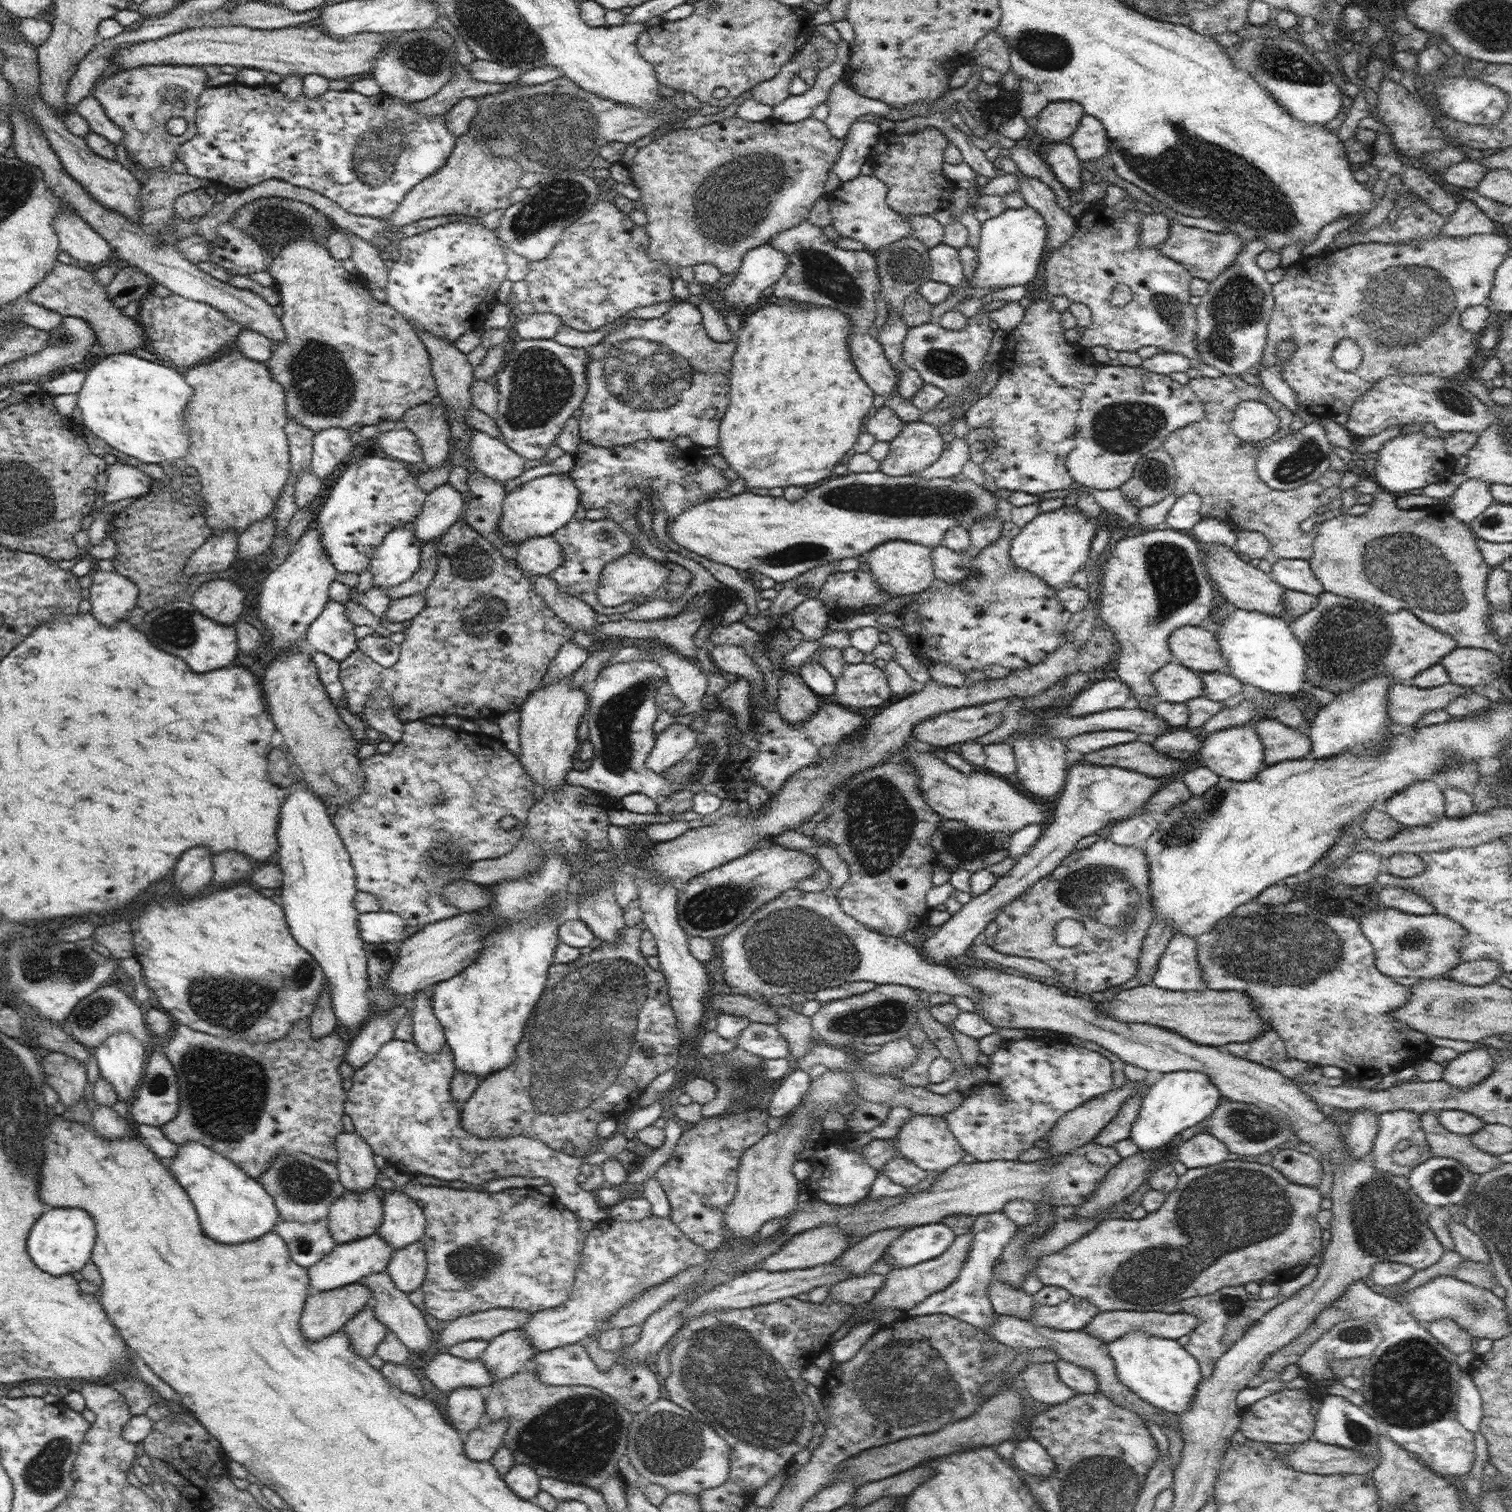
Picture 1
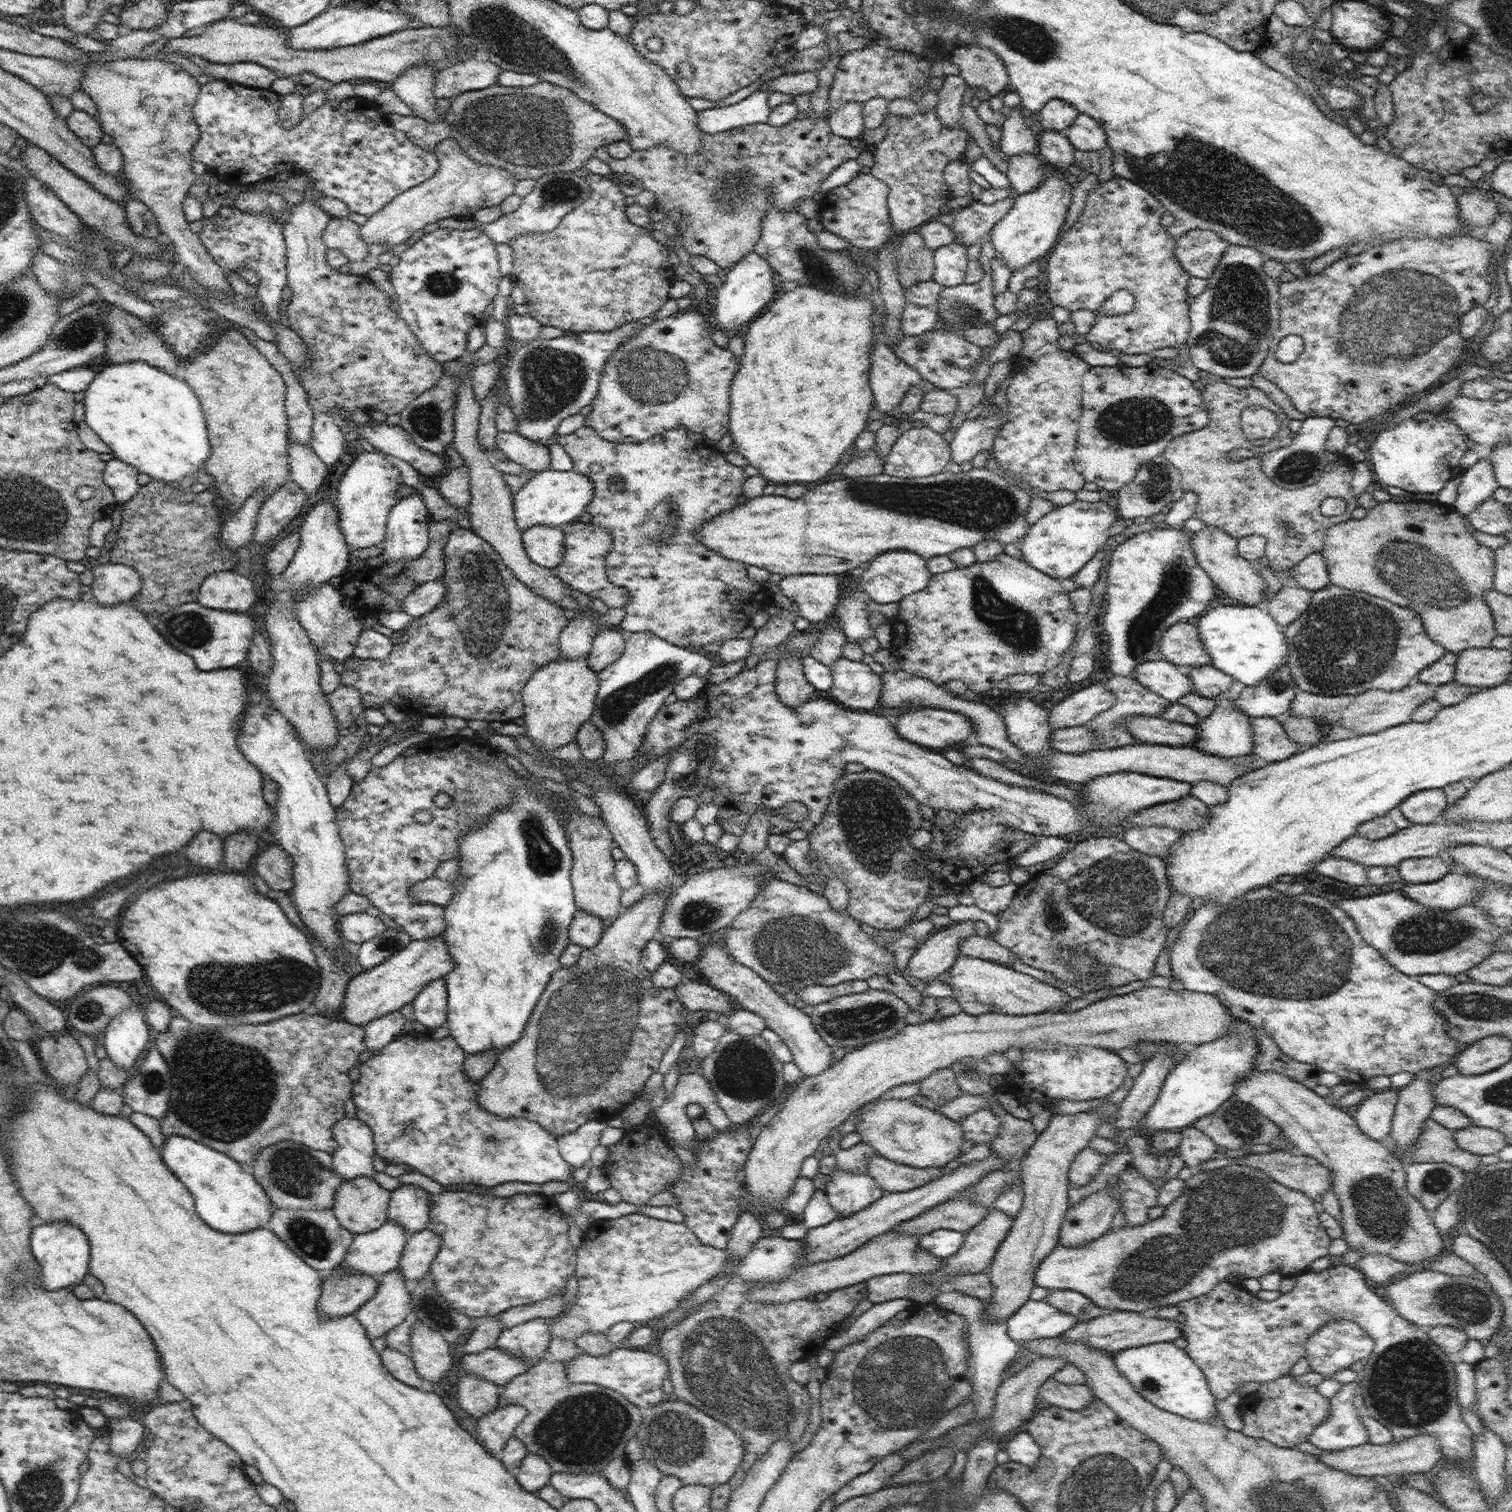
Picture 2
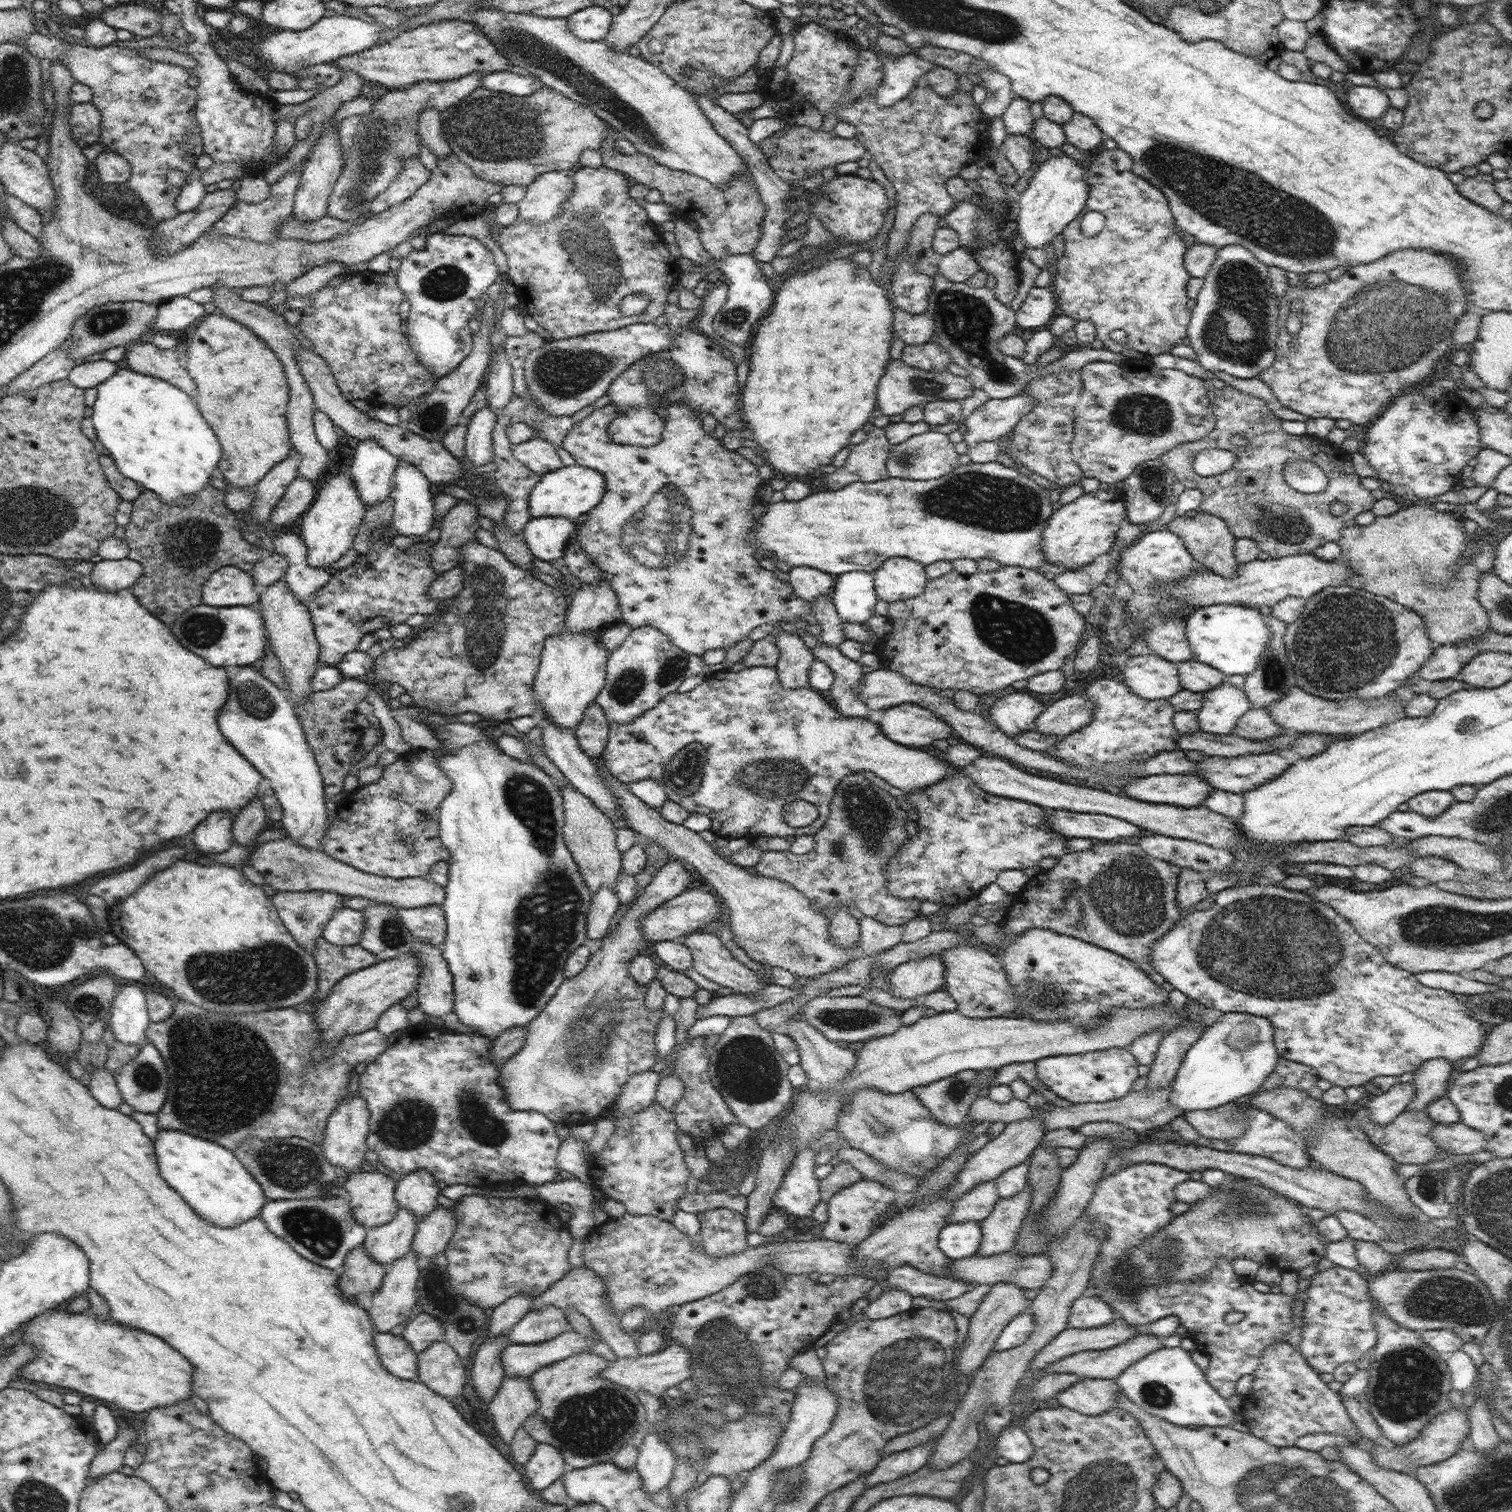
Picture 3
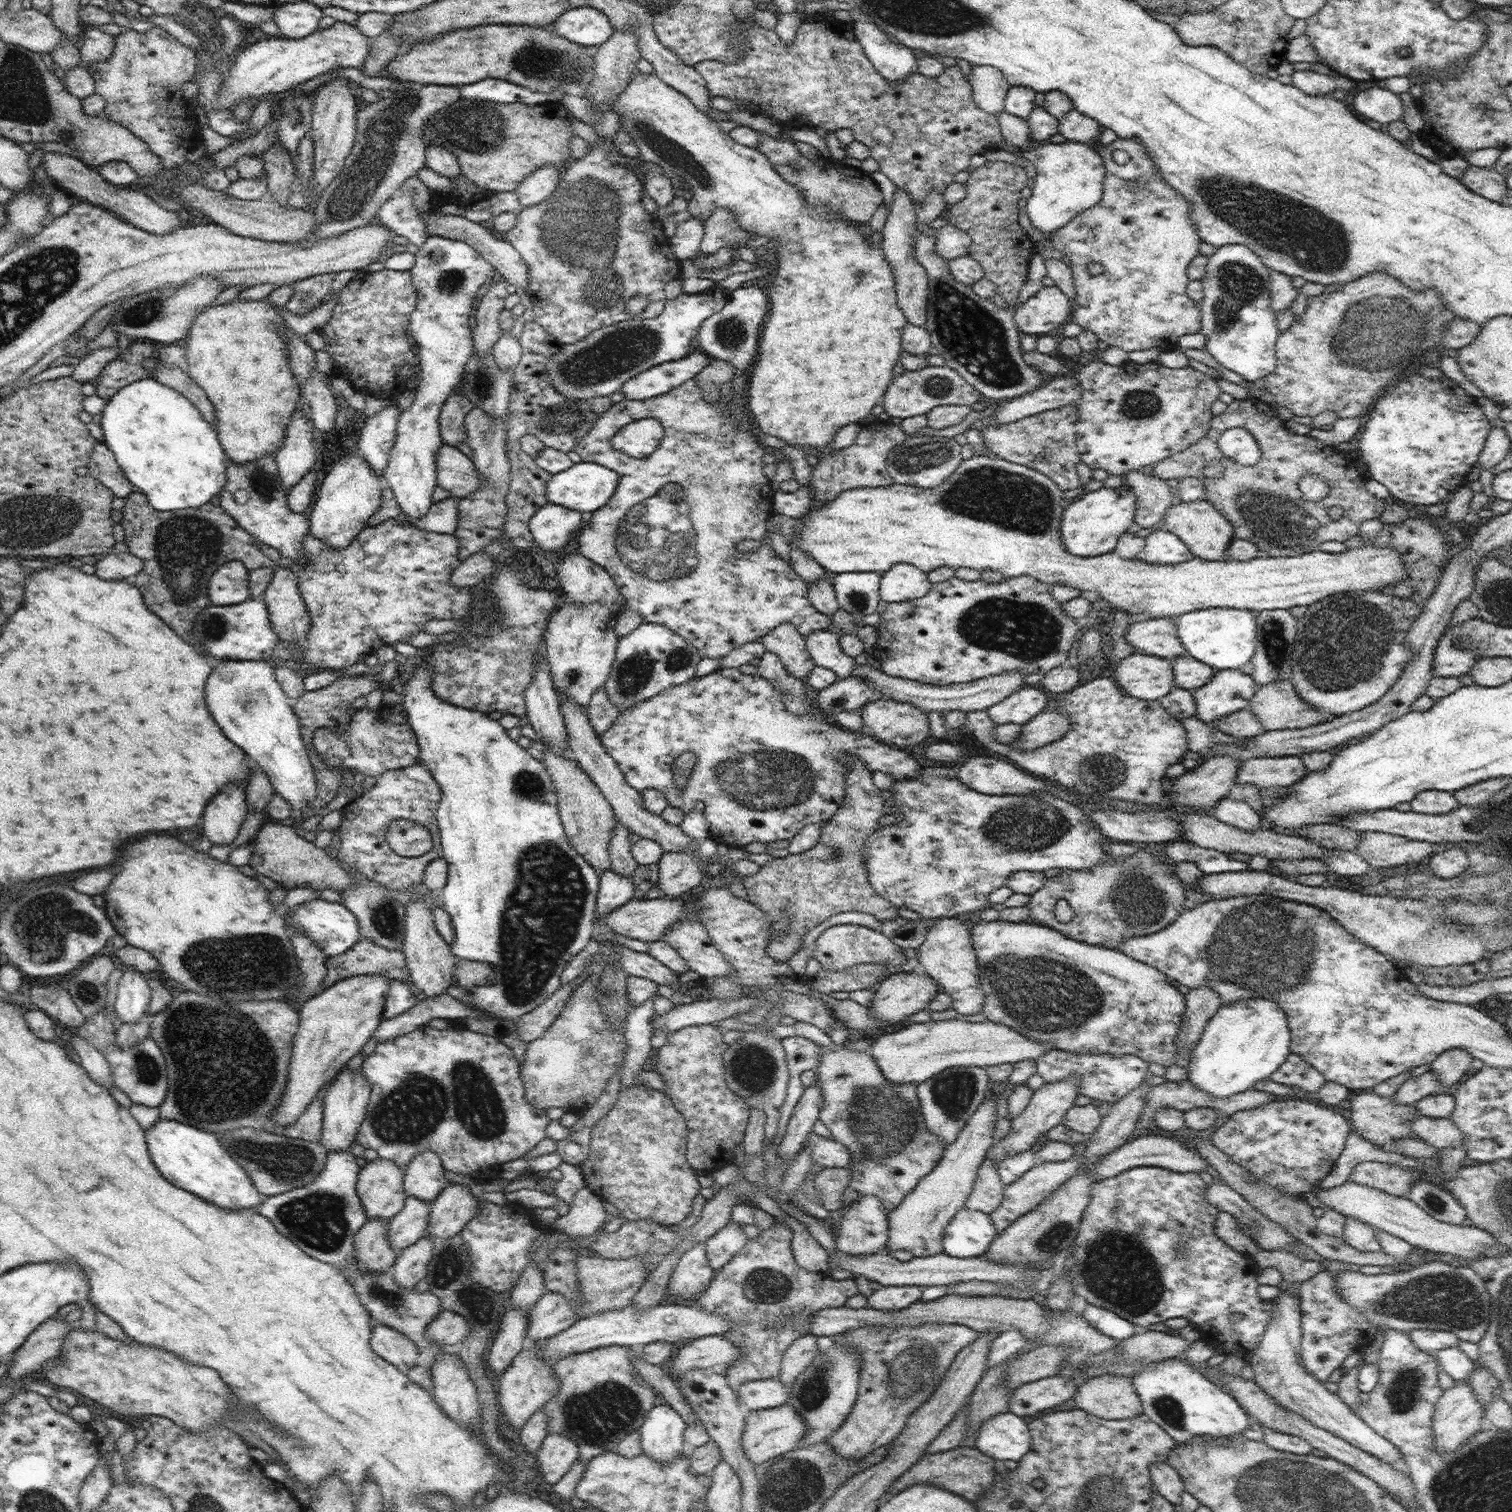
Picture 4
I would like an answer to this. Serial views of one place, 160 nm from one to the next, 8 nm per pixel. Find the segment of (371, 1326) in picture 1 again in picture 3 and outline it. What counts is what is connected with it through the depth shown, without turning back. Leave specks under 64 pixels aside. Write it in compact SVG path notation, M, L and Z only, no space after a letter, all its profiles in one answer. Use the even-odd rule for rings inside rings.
M411 1250L388 1267L381 1287L373 1294L372 1307L368 1310L375 1330L390 1332L394 1326L404 1322L412 1314L417 1302L417 1280L421 1271L418 1269L418 1259L416 1251Z

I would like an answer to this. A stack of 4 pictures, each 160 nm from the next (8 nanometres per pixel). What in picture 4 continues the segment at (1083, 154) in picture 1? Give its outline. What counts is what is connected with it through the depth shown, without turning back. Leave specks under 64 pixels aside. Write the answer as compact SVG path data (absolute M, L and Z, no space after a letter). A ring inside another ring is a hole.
M1075 108L1059 118L1059 133L1068 141L1089 143L1102 134L1101 124Z

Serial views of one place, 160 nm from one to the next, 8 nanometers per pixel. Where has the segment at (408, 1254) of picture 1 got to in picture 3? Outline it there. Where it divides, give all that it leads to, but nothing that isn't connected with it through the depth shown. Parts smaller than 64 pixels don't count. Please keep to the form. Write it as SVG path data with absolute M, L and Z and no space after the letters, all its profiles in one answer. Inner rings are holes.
M436 1207L418 1221L411 1250L416 1251L418 1258L433 1257L446 1250L454 1236L456 1223L457 1216L451 1209Z

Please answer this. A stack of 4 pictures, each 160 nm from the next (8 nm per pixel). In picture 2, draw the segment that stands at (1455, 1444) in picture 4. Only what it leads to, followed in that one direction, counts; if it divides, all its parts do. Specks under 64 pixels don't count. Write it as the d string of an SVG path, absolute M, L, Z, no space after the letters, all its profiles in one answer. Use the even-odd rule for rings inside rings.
M1416 1436L1402 1442L1392 1442L1388 1446L1374 1445L1371 1443L1364 1444L1355 1448L1348 1448L1338 1451L1323 1452L1318 1456L1325 1465L1337 1468L1353 1475L1362 1475L1368 1477L1387 1476L1391 1478L1401 1478L1411 1473L1428 1472L1432 1470L1438 1460L1442 1459L1440 1446L1434 1436Z

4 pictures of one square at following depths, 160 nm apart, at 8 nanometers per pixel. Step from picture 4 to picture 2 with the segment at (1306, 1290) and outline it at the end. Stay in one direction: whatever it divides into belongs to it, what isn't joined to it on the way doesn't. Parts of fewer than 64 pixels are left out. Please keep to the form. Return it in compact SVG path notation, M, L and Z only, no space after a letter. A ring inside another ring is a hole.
M1334 1319L1307 1338L1304 1357L1315 1373L1331 1378L1340 1370L1352 1366L1354 1362L1366 1360L1372 1354L1374 1347L1374 1339L1357 1322Z

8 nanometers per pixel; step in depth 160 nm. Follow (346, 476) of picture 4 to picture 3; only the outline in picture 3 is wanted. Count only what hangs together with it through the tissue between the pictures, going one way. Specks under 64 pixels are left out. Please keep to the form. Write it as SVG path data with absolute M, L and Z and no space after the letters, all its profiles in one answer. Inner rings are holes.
M348 472L328 480L322 486L322 490L317 492L310 508L303 514L302 523L297 530L305 542L308 564L317 569L330 570L332 562L340 560L353 548L366 511L365 502L361 499L360 493L356 492Z

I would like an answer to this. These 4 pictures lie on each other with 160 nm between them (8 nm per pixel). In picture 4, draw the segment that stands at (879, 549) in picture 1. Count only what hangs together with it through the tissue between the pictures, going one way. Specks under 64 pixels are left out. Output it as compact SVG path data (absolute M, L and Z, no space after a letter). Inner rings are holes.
M907 563L896 564L881 575L879 593L888 603L922 598L930 592L932 585L927 573Z

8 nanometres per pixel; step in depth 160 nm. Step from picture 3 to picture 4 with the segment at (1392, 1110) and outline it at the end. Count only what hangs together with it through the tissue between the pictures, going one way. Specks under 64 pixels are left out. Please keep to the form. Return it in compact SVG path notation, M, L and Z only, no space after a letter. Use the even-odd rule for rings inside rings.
M1427 1071L1422 1075L1413 1076L1406 1080L1393 1097L1397 1103L1412 1105L1422 1100L1426 1095L1434 1095L1444 1090L1439 1076Z

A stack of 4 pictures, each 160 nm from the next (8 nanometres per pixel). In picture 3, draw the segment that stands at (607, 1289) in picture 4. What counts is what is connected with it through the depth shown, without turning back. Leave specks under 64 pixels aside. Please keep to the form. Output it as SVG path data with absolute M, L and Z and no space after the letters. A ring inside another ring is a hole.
M586 1265L571 1268L557 1283L552 1284L548 1290L535 1297L531 1310L550 1305L558 1306L563 1311L570 1305L576 1307L589 1318L593 1328L598 1334L601 1334L601 1340L608 1344L617 1357L636 1358L640 1355L635 1336L621 1327L621 1316L617 1315L611 1307L611 1302L607 1297L605 1280Z

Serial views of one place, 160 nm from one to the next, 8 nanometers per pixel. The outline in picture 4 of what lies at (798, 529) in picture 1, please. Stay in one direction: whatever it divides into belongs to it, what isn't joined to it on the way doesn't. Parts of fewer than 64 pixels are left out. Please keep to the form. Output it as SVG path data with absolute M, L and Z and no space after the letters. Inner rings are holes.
M972 456L970 460L963 460L958 468L950 474L950 477L940 485L940 487L932 489L920 489L920 487L900 485L893 483L888 487L876 487L876 488L856 488L846 490L836 498L836 502L832 502L830 506L824 506L822 510L816 510L812 514L806 516L806 526L800 530L800 532L794 532L788 538L789 540L798 539L798 548L806 554L810 552L810 556L824 568L830 576L840 574L841 572L880 572L883 573L886 570L890 570L892 566L899 563L907 563L918 567L925 573L930 572L938 567L949 567L950 569L958 569L960 567L972 568L976 571L1000 571L1005 577L1016 578L1027 574L1039 580L1045 582L1049 586L1054 584L1065 584L1072 588L1077 588L1081 592L1086 590L1096 590L1098 596L1107 600L1112 606L1125 610L1132 614L1146 614L1151 619L1172 617L1177 619L1181 614L1192 612L1193 610L1208 609L1212 607L1216 608L1236 608L1250 610L1251 612L1258 612L1263 610L1276 610L1277 608L1294 608L1295 606L1312 606L1315 602L1318 602L1321 598L1326 598L1337 592L1348 591L1378 591L1382 593L1383 590L1389 584L1395 584L1399 580L1405 580L1409 578L1409 572L1404 568L1404 562L1400 558L1400 554L1394 552L1392 548L1374 548L1372 545L1364 545L1362 548L1354 548L1354 550L1347 550L1340 554L1328 553L1323 551L1315 551L1304 555L1297 555L1292 557L1268 557L1268 558L1254 558L1250 561L1238 561L1234 559L1228 559L1226 562L1214 562L1210 560L1202 560L1202 558L1193 557L1188 562L1182 562L1176 565L1166 564L1148 564L1144 560L1124 560L1120 558L1114 551L1108 554L1102 554L1096 557L1082 558L1080 556L1074 556L1074 554L1068 554L1064 552L1064 543L1061 541L1061 522L1063 519L1064 509L1060 505L1060 501L1069 496L1070 494L1064 491L1060 491L1060 488L1054 484L1054 482L1048 479L1048 476L1044 476L1041 472L1028 468L1028 466L1022 466L1015 464L1014 462L1007 462L1002 458L990 458L990 456Z

